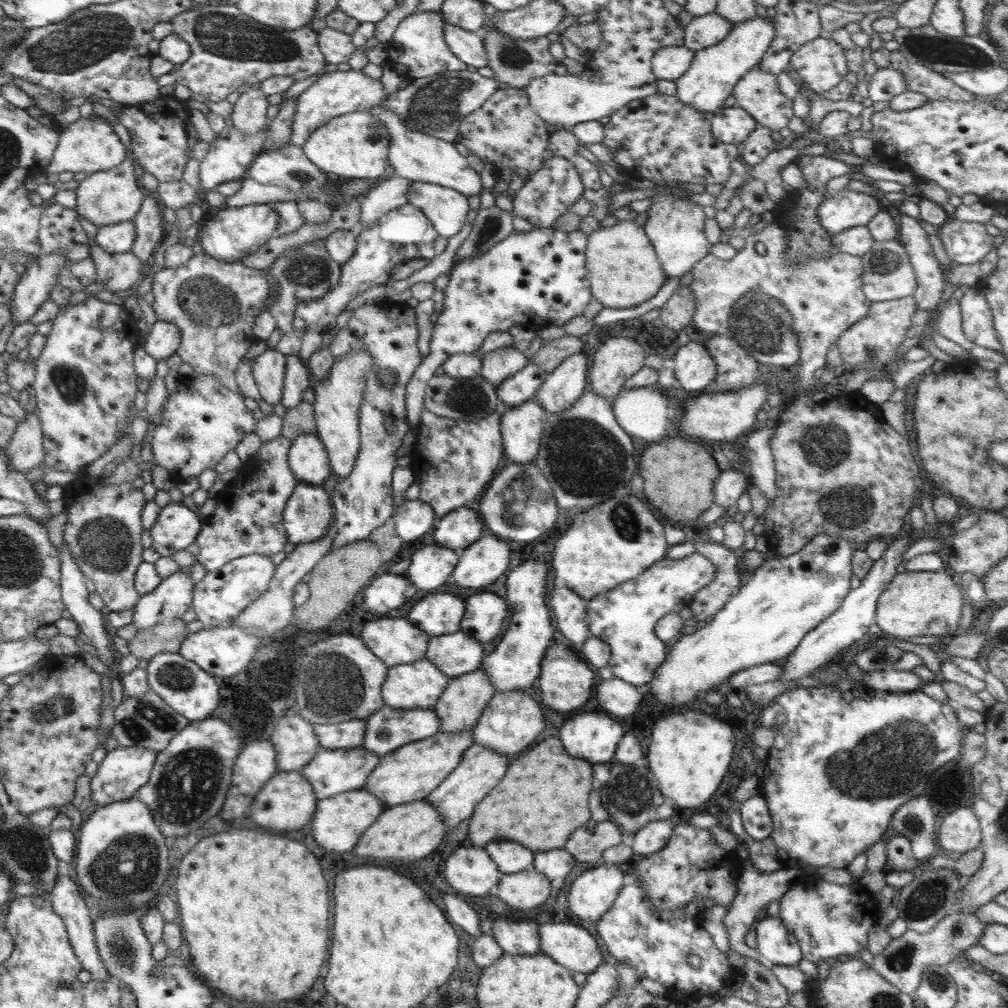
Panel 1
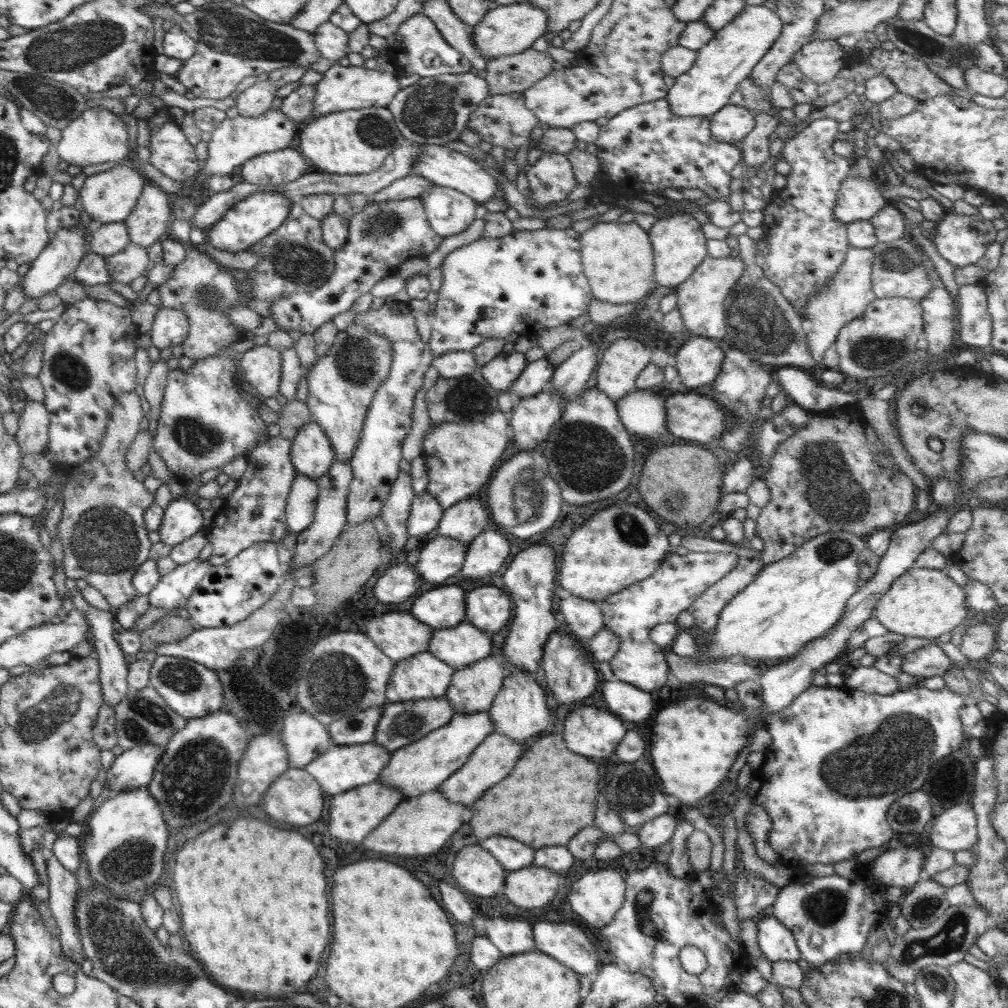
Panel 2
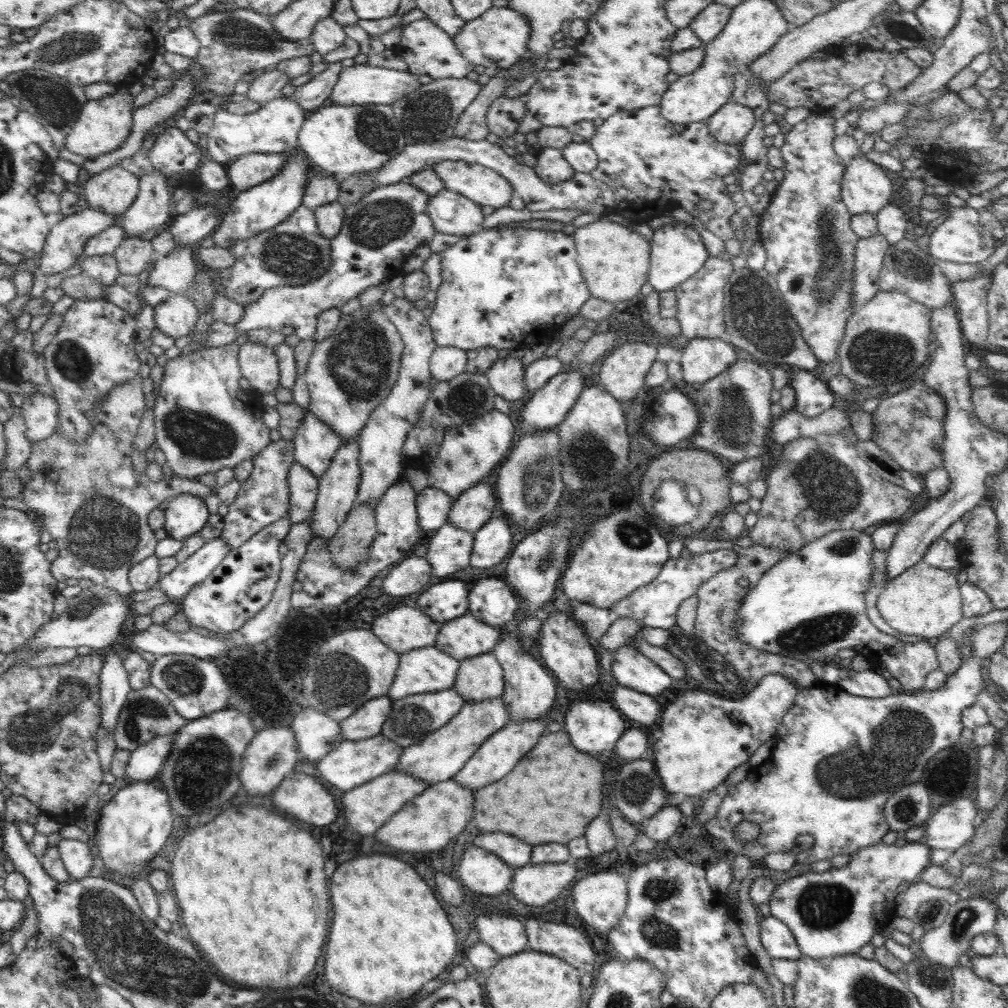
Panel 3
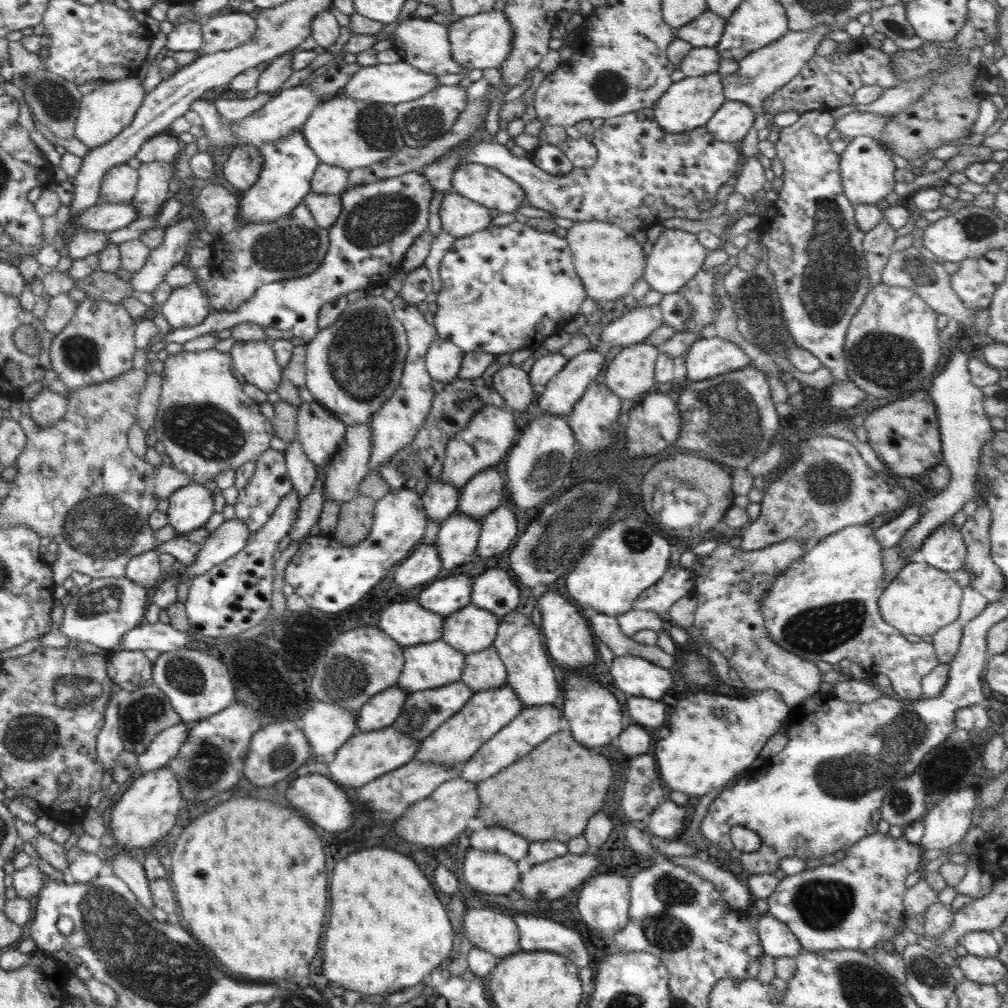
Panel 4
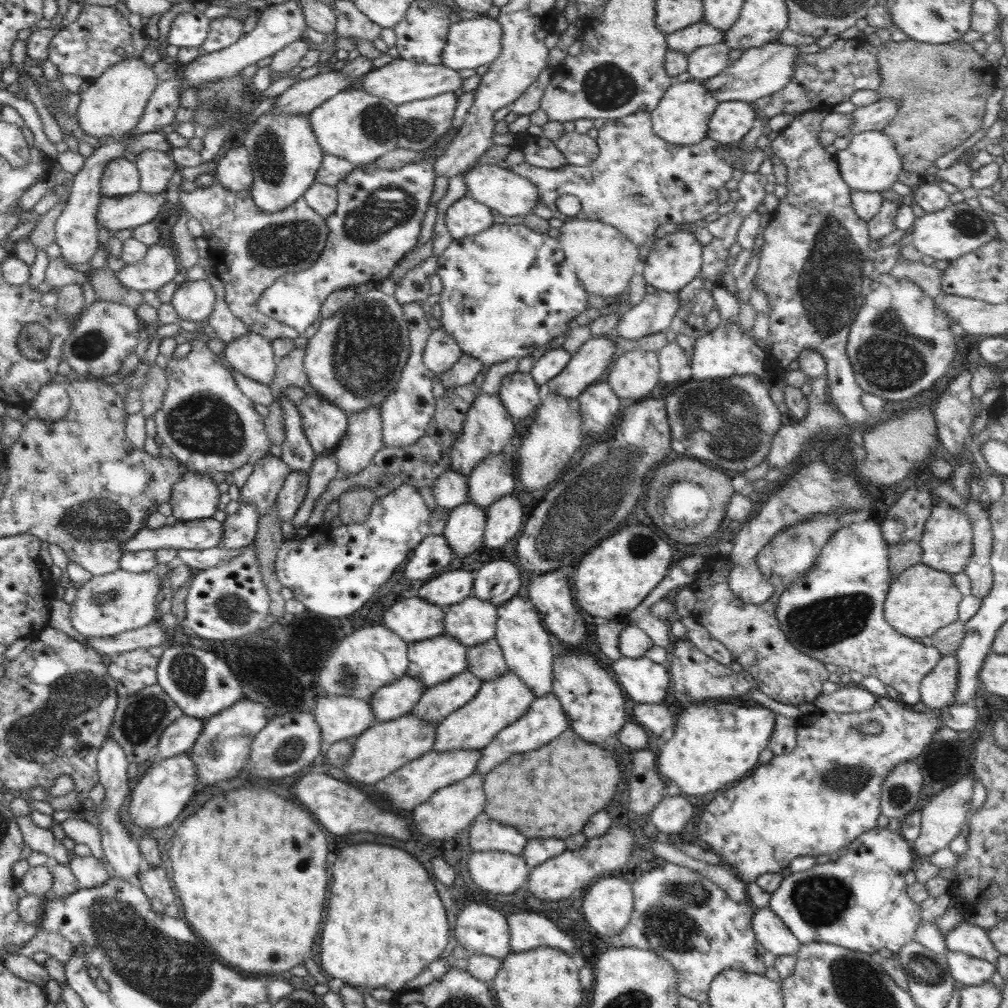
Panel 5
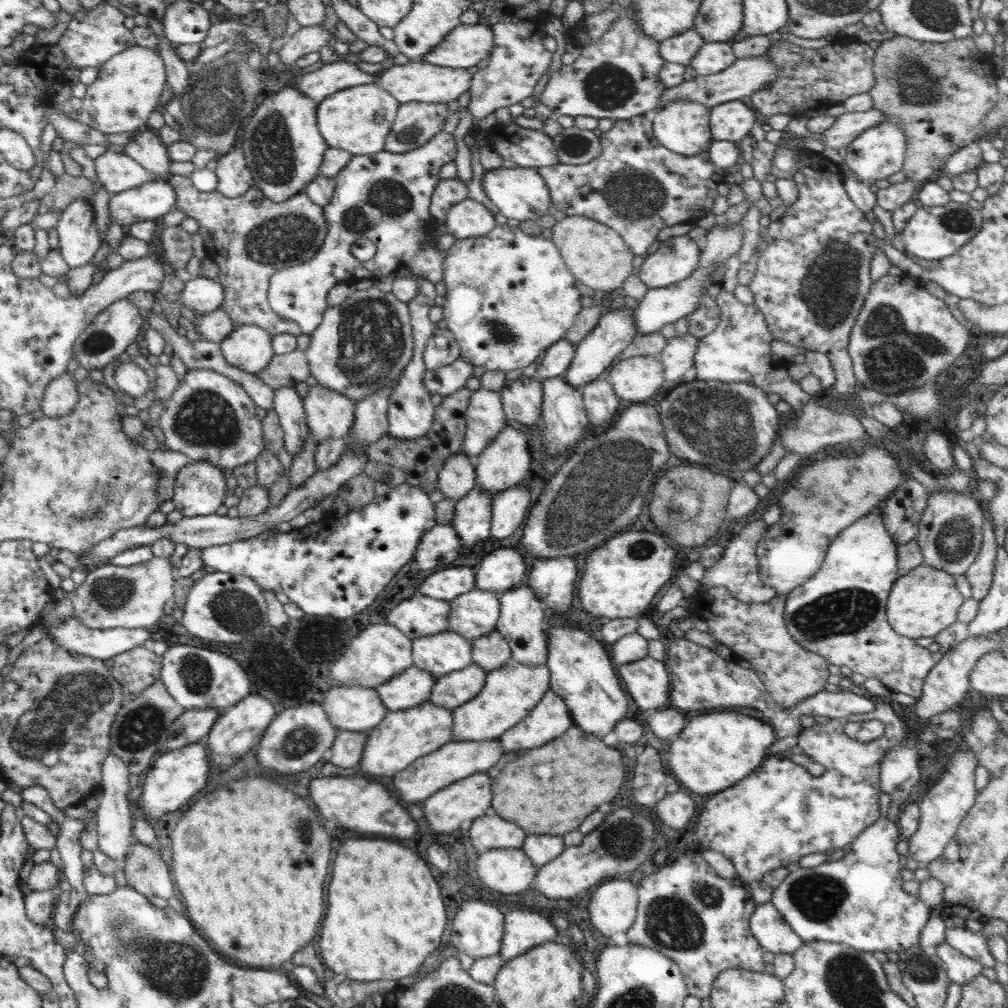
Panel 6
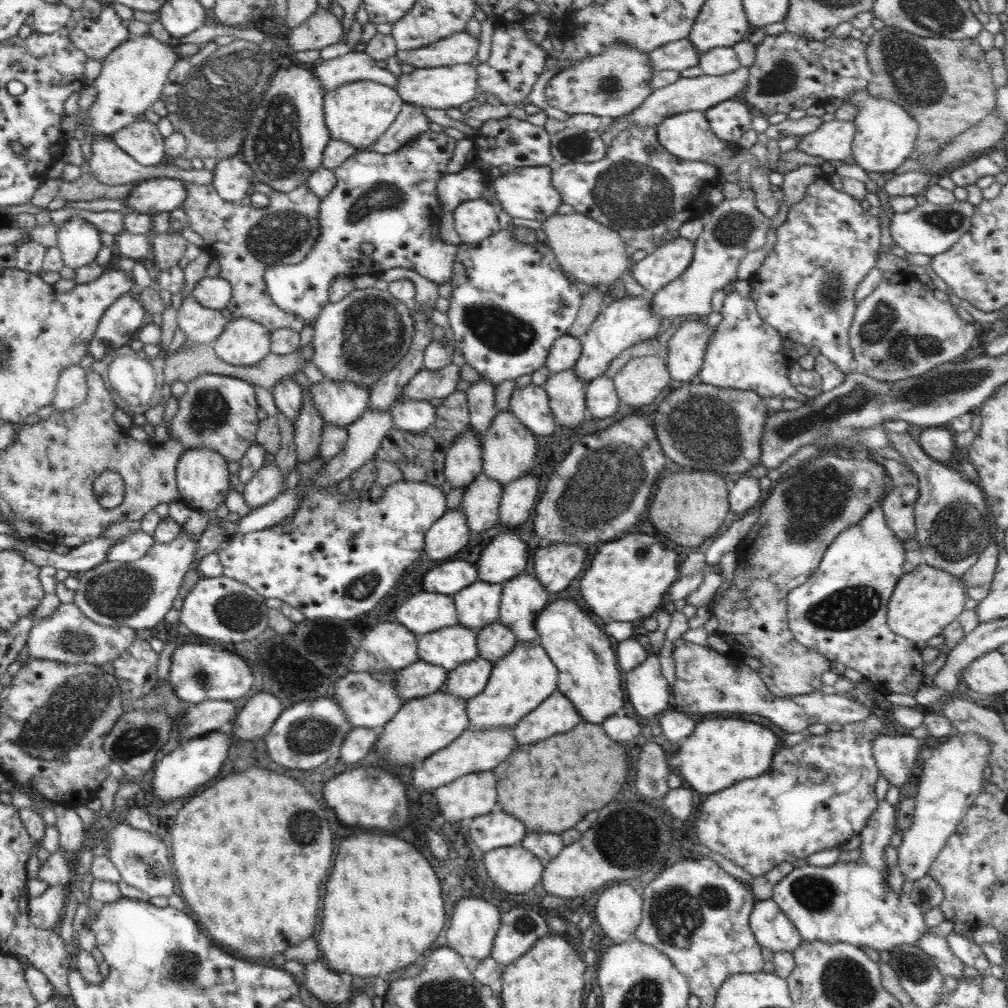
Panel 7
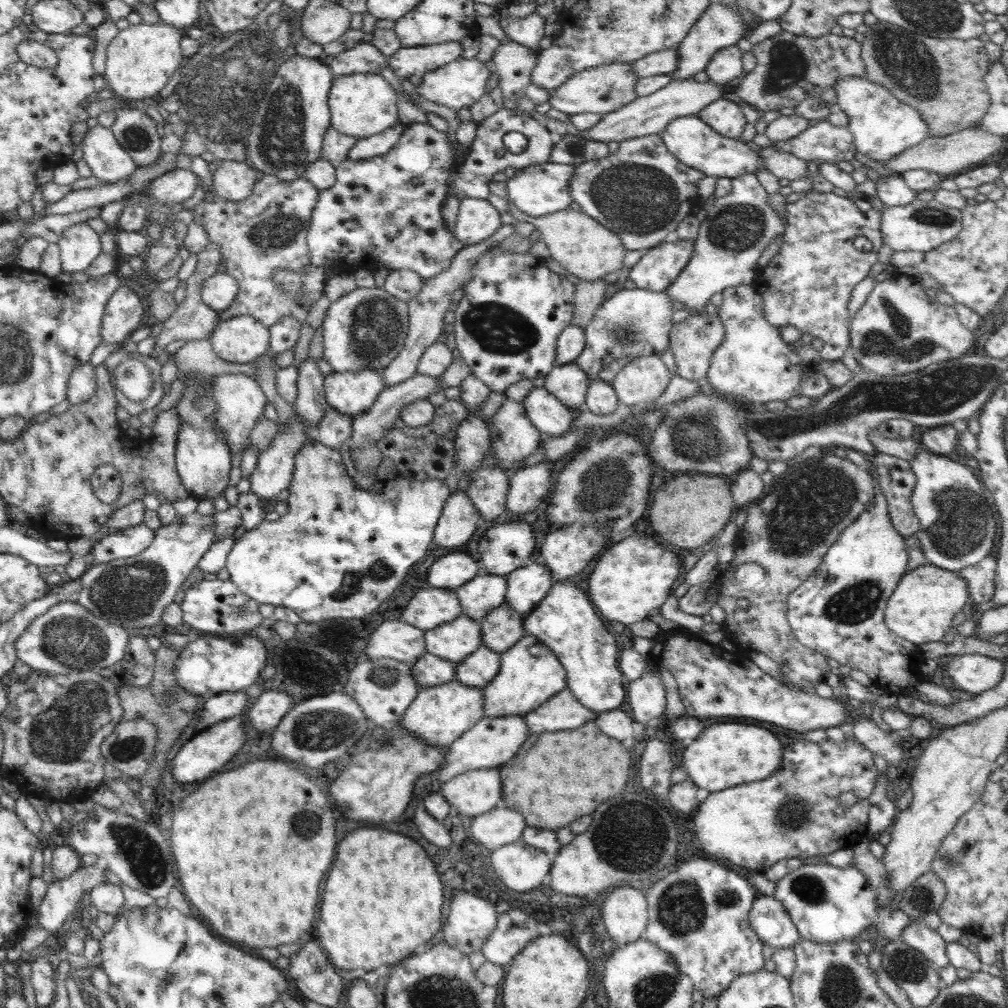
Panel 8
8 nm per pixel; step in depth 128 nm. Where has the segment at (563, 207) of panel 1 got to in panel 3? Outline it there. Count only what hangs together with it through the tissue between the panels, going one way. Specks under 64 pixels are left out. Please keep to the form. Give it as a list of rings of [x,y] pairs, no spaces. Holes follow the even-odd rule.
[[[541,148],[536,153],[536,157],[537,164],[533,169],[540,180],[546,184],[555,185],[567,181],[575,173],[570,163],[564,158],[561,149]]]

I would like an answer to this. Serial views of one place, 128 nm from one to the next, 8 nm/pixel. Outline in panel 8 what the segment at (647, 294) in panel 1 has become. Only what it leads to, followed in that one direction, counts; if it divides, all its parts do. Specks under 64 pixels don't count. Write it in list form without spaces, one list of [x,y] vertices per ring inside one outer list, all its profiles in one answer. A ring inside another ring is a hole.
[[[492,180],[488,184],[488,189],[492,194],[507,199],[508,210],[516,220],[528,222],[535,226],[535,229],[541,234],[540,239],[548,247],[550,256],[570,274],[577,276],[579,279],[593,281],[602,279],[604,275],[618,272],[624,267],[624,251],[626,251],[626,248],[620,237],[582,211],[576,211],[568,207],[544,216],[528,216],[524,212],[520,212],[508,198],[505,181]]]

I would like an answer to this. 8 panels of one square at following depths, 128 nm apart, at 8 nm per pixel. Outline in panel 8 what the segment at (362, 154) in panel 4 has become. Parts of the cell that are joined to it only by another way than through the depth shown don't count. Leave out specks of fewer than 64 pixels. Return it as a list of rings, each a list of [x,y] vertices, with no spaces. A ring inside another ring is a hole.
[[[374,73],[347,74],[333,77],[328,93],[331,126],[340,134],[352,136],[356,140],[369,138],[395,125],[399,121],[396,107],[396,91],[382,77]]]

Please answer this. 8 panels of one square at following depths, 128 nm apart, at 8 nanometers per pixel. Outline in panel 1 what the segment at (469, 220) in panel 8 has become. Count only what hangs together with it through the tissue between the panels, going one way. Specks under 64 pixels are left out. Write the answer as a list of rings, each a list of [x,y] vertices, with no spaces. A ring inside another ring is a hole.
[[[413,182],[408,189],[408,203],[420,209],[444,238],[460,232],[466,223],[470,206],[457,190],[429,182]]]

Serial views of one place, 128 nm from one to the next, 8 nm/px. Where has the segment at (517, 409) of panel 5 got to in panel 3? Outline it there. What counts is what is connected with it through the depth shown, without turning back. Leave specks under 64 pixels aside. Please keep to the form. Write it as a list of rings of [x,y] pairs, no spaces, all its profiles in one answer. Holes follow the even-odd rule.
[[[507,356],[493,362],[485,375],[498,396],[520,405],[529,395],[524,382],[525,371],[521,360]]]

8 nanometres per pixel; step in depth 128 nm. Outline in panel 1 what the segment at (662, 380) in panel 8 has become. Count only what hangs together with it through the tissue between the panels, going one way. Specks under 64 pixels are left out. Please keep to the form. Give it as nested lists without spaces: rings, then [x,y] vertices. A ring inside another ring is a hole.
[[[608,338],[589,358],[588,384],[592,392],[615,398],[624,383],[644,366],[644,348],[630,338]]]

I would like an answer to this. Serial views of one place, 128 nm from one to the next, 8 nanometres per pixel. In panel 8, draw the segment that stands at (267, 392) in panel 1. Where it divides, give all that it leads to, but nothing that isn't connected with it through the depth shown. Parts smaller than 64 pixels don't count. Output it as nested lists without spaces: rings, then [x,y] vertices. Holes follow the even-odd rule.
[[[248,315],[220,320],[208,339],[213,351],[231,363],[256,361],[270,348],[269,327]]]

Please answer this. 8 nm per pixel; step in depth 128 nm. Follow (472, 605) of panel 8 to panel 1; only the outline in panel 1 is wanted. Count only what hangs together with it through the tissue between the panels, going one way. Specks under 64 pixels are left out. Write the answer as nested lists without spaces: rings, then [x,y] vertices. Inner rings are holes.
[[[460,630],[429,637],[425,657],[450,678],[480,669],[485,655],[482,643]]]

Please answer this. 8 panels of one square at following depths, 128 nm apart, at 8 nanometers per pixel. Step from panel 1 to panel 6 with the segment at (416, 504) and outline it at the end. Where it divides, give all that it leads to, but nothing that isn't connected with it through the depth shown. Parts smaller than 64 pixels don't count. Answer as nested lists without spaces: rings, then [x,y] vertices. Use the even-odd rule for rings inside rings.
[[[464,451],[452,455],[438,474],[437,489],[444,498],[458,502],[476,486],[474,461]]]

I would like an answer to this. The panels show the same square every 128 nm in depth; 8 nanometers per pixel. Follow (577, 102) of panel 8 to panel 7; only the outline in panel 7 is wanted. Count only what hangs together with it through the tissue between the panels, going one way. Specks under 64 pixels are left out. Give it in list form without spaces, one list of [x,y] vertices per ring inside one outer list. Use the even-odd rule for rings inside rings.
[[[616,43],[602,52],[602,55],[584,58],[572,65],[570,69],[562,70],[551,77],[545,88],[546,102],[569,116],[572,114],[592,114],[592,116],[598,116],[604,121],[616,119],[626,116],[626,114],[632,114],[633,110],[652,94],[654,88],[649,82],[653,77],[653,72],[648,53],[642,53],[638,49],[628,47],[628,43]]]

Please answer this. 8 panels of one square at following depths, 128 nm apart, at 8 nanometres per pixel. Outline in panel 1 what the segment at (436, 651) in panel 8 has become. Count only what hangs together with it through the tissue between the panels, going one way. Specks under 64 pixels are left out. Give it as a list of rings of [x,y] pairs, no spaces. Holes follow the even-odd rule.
[[[426,657],[387,669],[382,685],[385,705],[395,709],[434,709],[449,678]]]

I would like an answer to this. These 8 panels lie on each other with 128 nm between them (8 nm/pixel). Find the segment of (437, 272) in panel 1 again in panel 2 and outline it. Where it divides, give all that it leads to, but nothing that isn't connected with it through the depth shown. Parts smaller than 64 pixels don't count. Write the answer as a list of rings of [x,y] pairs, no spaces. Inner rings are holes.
[[[475,218],[470,223],[470,226],[465,228],[462,232],[443,237],[443,241],[440,243],[440,246],[437,246],[434,252],[431,252],[426,258],[424,258],[428,261],[428,271],[442,268],[444,258],[448,256],[447,254],[450,254],[453,250],[456,250],[465,244],[470,244],[471,242],[478,240],[484,232],[484,225],[484,218]]]

